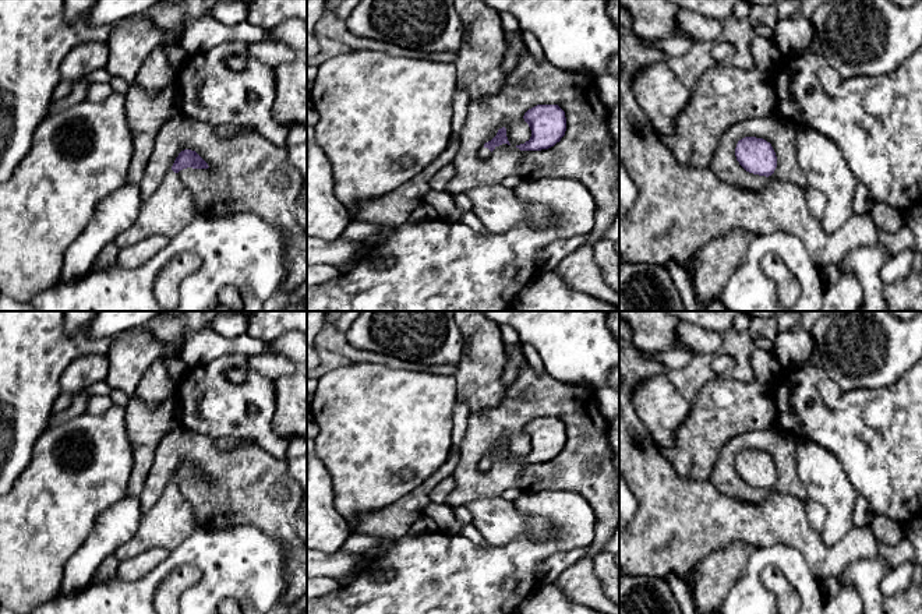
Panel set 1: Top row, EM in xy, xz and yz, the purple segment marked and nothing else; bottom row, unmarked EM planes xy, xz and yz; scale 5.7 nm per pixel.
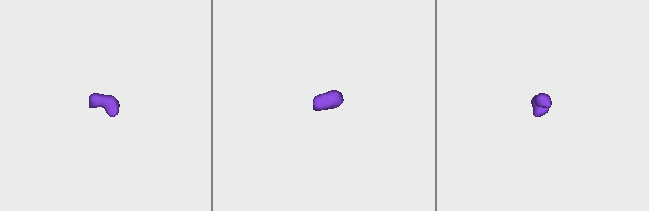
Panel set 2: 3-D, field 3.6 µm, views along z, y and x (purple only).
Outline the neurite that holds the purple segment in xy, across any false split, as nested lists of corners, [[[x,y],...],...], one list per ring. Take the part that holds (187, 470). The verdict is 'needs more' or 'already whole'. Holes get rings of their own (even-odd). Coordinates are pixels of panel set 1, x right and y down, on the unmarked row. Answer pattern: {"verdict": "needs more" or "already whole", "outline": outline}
{"verdict": "needs more", "outline": [[[181,463],[172,479],[173,484],[151,509],[142,514],[134,537],[113,553],[120,562],[149,548],[173,551],[198,527],[191,504],[177,487],[187,480],[208,481],[209,479],[195,463]]]}

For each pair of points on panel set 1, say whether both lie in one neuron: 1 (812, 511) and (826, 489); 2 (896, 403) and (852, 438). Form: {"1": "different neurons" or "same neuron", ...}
{"1": "different neurons", "2": "same neuron"}

